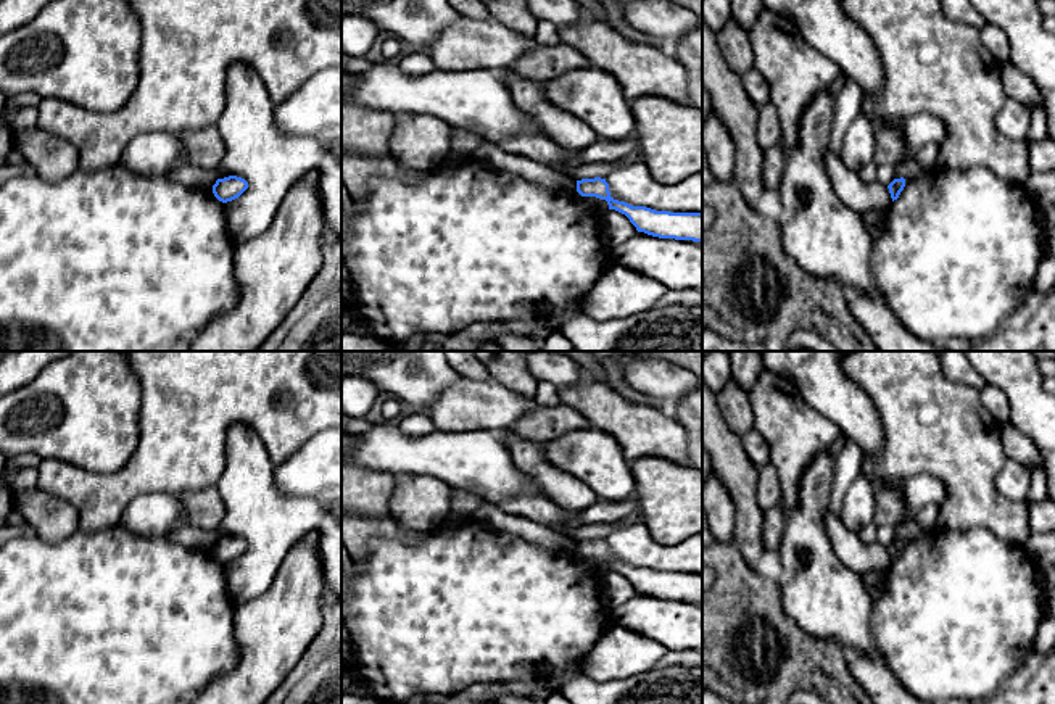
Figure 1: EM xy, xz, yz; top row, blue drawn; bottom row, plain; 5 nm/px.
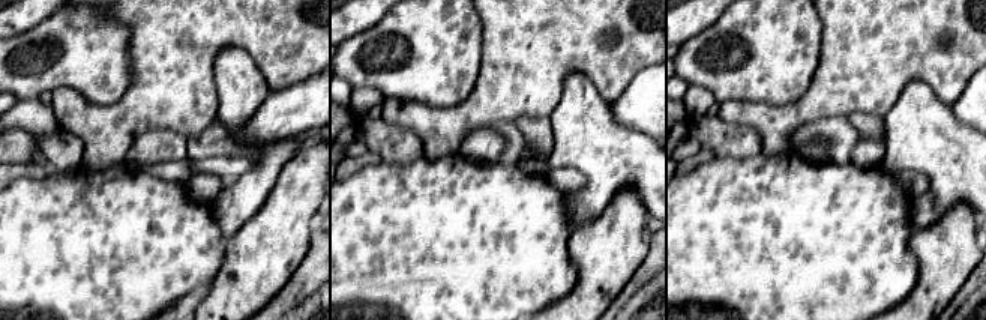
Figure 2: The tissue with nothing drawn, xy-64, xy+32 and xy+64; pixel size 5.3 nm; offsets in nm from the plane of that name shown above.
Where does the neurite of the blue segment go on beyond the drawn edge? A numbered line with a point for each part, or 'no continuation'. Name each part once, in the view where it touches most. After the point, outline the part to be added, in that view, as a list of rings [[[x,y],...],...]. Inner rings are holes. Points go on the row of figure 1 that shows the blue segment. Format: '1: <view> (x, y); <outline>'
no continuation

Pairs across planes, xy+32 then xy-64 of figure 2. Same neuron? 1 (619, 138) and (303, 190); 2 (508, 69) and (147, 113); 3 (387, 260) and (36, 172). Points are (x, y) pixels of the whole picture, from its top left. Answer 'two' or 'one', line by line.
1: two
2: one
3: two

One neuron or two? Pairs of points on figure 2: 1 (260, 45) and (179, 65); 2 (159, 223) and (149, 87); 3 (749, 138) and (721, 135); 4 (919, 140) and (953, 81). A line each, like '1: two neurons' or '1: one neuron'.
1: one neuron
2: two neurons
3: one neuron
4: two neurons

